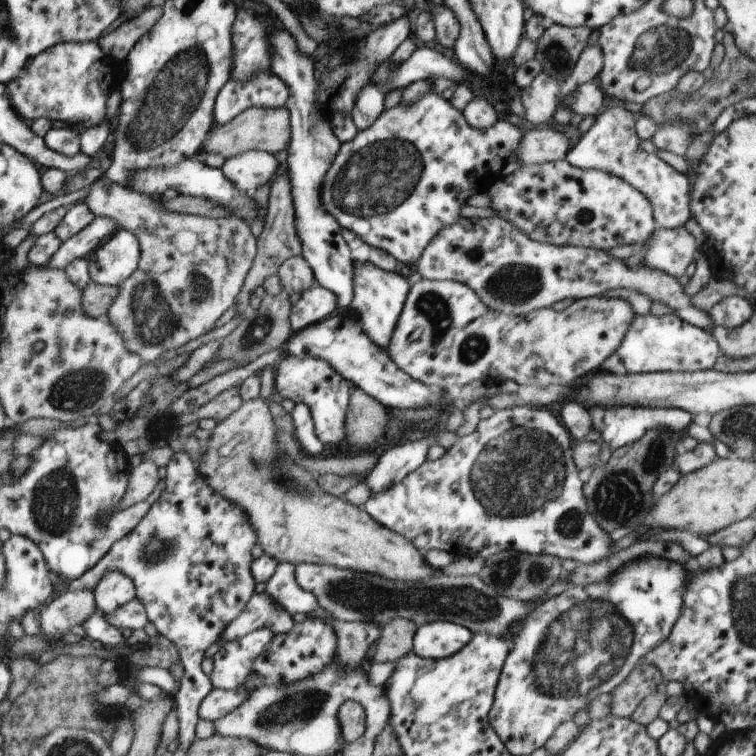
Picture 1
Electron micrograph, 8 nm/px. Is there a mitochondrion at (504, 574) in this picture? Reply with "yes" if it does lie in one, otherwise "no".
yes

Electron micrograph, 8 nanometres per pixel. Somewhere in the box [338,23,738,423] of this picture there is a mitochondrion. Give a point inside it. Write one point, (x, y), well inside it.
(517, 284)

